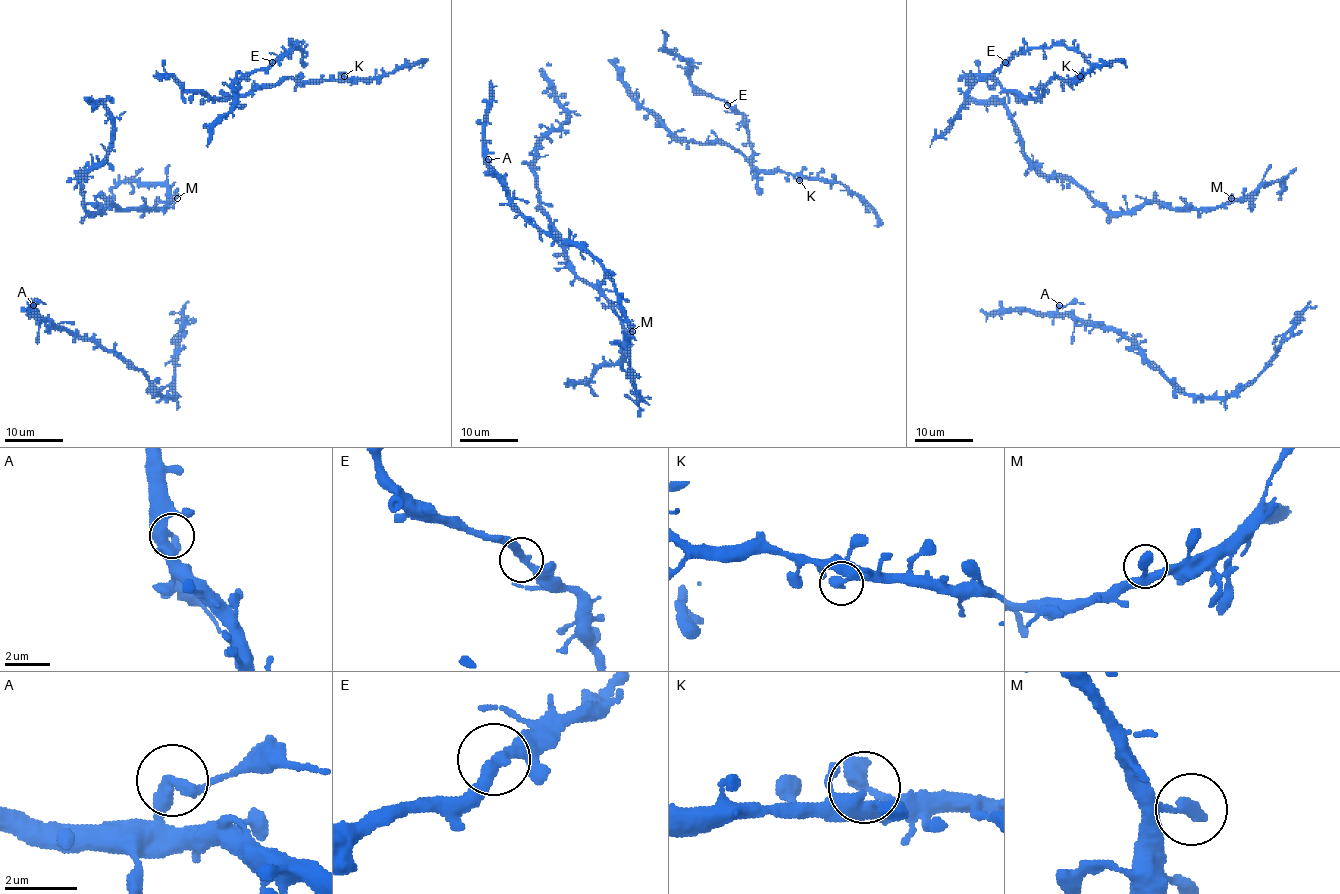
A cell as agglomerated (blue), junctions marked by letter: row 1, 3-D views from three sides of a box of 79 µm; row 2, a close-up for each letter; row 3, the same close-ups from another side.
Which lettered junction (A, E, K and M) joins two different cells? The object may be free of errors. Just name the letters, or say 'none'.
A

